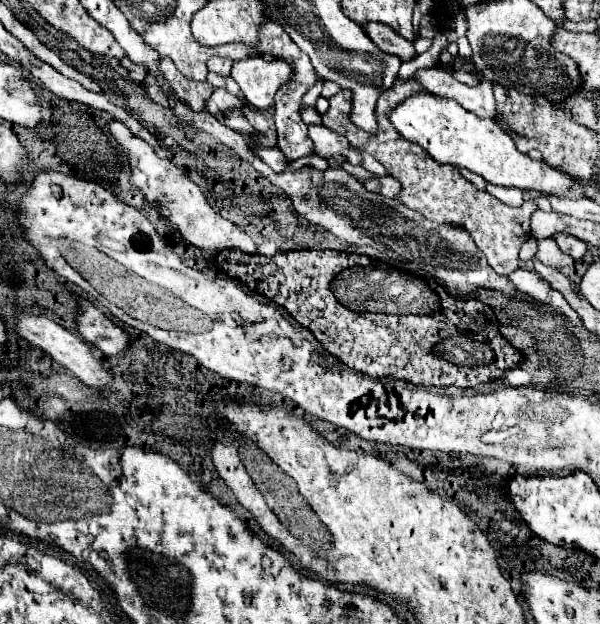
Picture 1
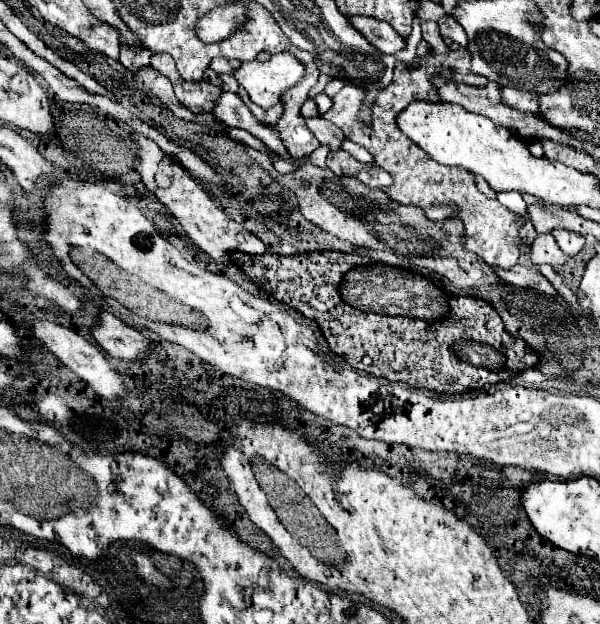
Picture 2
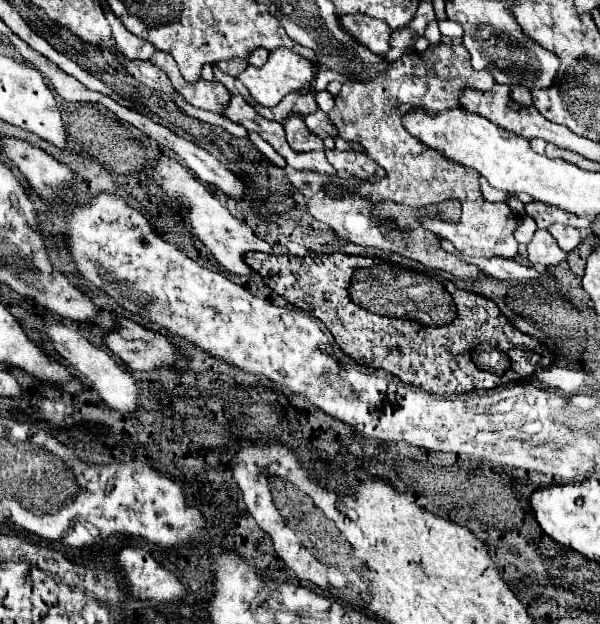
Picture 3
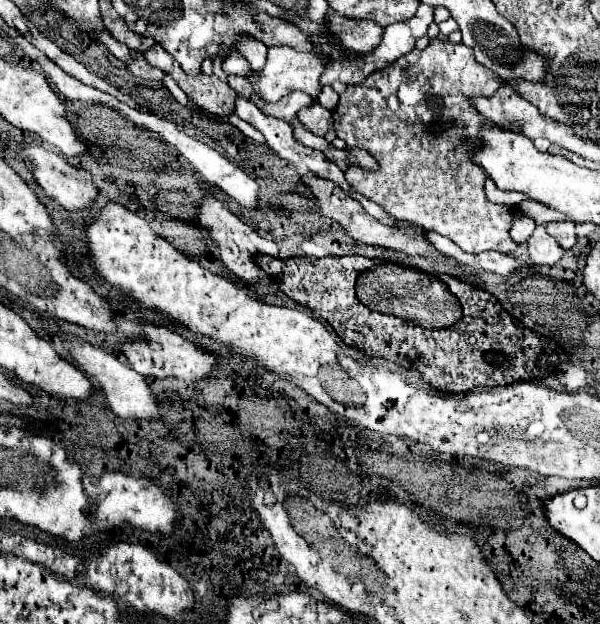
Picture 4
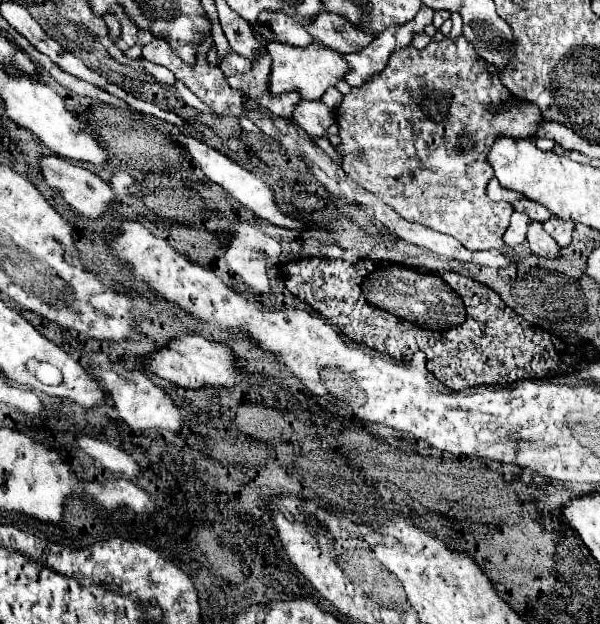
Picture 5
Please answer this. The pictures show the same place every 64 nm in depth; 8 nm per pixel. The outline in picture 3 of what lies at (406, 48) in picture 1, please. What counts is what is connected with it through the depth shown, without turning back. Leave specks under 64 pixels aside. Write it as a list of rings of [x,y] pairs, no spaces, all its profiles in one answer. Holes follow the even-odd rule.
[[[340,16],[340,22],[346,32],[350,32],[372,52],[386,54],[390,50],[392,28],[386,22],[372,16]]]

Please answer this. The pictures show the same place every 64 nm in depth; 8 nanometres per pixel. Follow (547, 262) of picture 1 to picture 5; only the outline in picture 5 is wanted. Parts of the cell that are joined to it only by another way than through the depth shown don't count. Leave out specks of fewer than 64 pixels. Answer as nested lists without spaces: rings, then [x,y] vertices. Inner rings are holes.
[[[530,222],[530,230],[528,230],[528,244],[534,256],[538,258],[558,258],[560,254],[560,246],[556,244],[556,240],[544,232],[540,222]]]

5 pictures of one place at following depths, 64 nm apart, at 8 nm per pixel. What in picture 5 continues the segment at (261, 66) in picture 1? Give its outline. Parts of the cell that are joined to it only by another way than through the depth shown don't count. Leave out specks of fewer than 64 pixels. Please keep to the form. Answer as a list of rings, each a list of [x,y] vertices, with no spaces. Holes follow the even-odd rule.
[[[270,42],[266,50],[272,56],[272,72],[268,76],[268,90],[272,96],[278,96],[282,92],[298,92],[304,100],[320,100],[326,88],[336,86],[336,82],[342,80],[342,76],[348,72],[348,64],[344,62],[342,54],[332,52],[322,44],[296,48],[280,42]]]

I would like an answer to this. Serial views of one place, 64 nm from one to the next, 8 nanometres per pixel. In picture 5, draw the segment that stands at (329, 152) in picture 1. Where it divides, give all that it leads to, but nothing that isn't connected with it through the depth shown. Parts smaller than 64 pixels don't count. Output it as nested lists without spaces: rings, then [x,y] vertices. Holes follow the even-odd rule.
[[[302,100],[294,110],[294,122],[308,136],[326,136],[326,130],[330,128],[330,124],[334,124],[334,114],[320,100],[316,100],[316,102]]]

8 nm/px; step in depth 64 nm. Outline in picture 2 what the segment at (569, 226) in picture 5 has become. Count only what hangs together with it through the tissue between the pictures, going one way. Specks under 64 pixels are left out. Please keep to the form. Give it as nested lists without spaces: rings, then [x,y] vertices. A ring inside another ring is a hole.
[[[554,230],[552,236],[556,238],[558,246],[562,252],[566,252],[568,256],[576,256],[582,248],[584,248],[584,236],[576,234],[576,232],[568,232],[568,230]]]

